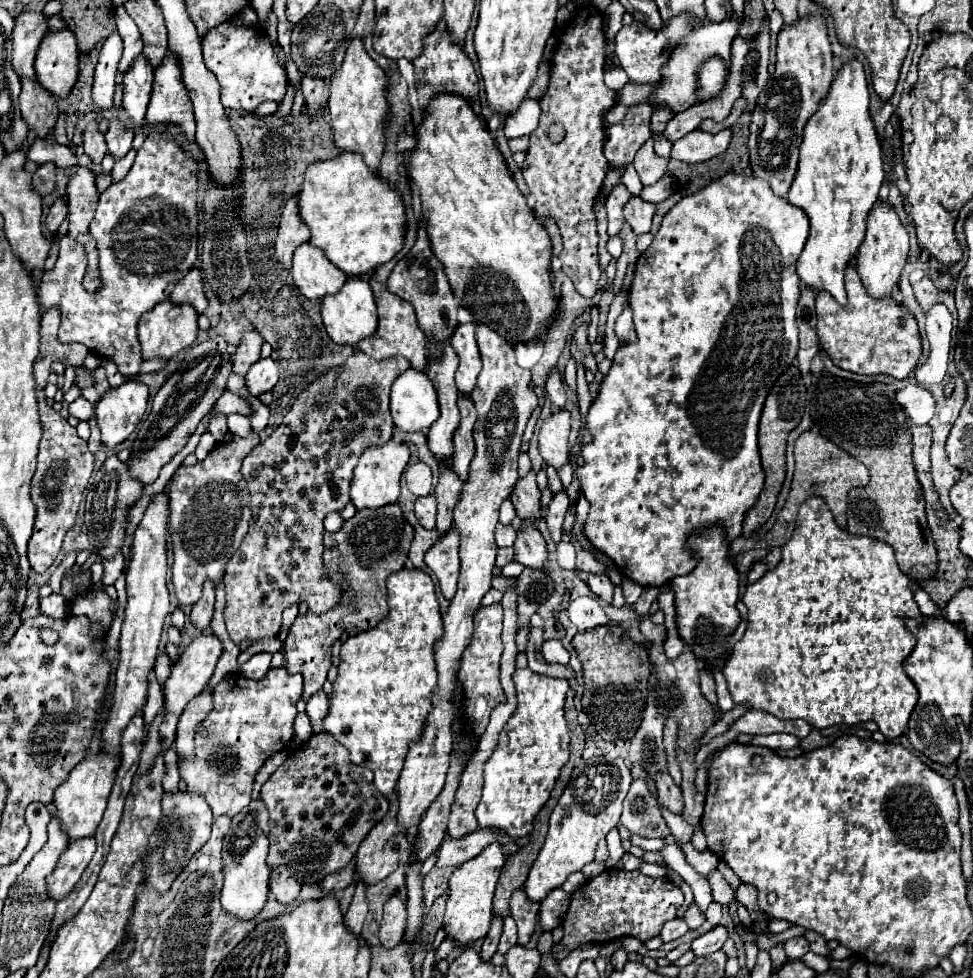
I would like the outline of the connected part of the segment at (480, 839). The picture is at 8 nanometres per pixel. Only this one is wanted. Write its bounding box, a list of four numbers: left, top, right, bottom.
[437,828,519,868]

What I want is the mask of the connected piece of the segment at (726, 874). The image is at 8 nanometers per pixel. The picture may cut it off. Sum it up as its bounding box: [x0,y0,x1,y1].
[717,860,742,890]

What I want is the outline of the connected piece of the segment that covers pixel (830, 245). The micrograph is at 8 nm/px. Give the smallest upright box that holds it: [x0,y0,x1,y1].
[787,58,885,304]

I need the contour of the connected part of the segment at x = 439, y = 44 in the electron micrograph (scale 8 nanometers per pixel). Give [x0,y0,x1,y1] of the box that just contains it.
[413,20,479,108]

